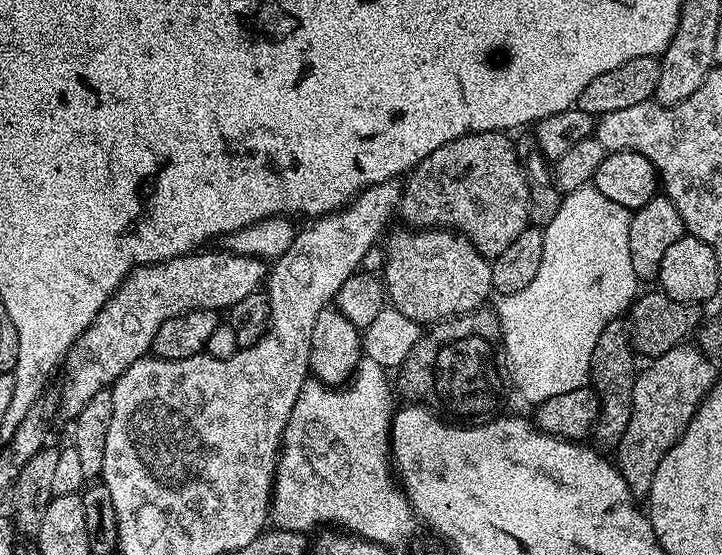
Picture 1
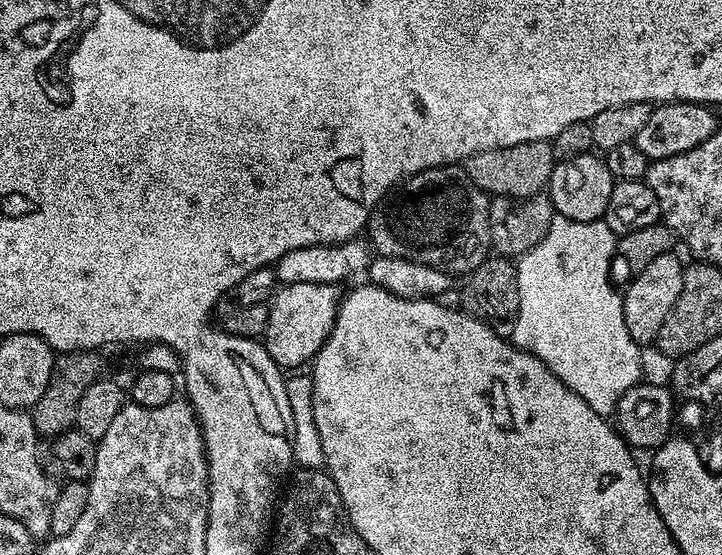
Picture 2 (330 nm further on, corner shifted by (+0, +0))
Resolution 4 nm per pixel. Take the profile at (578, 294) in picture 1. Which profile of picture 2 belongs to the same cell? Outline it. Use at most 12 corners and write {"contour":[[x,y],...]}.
{"contour":[[553,215],[510,337],[590,410],[642,380],[617,236]]}

